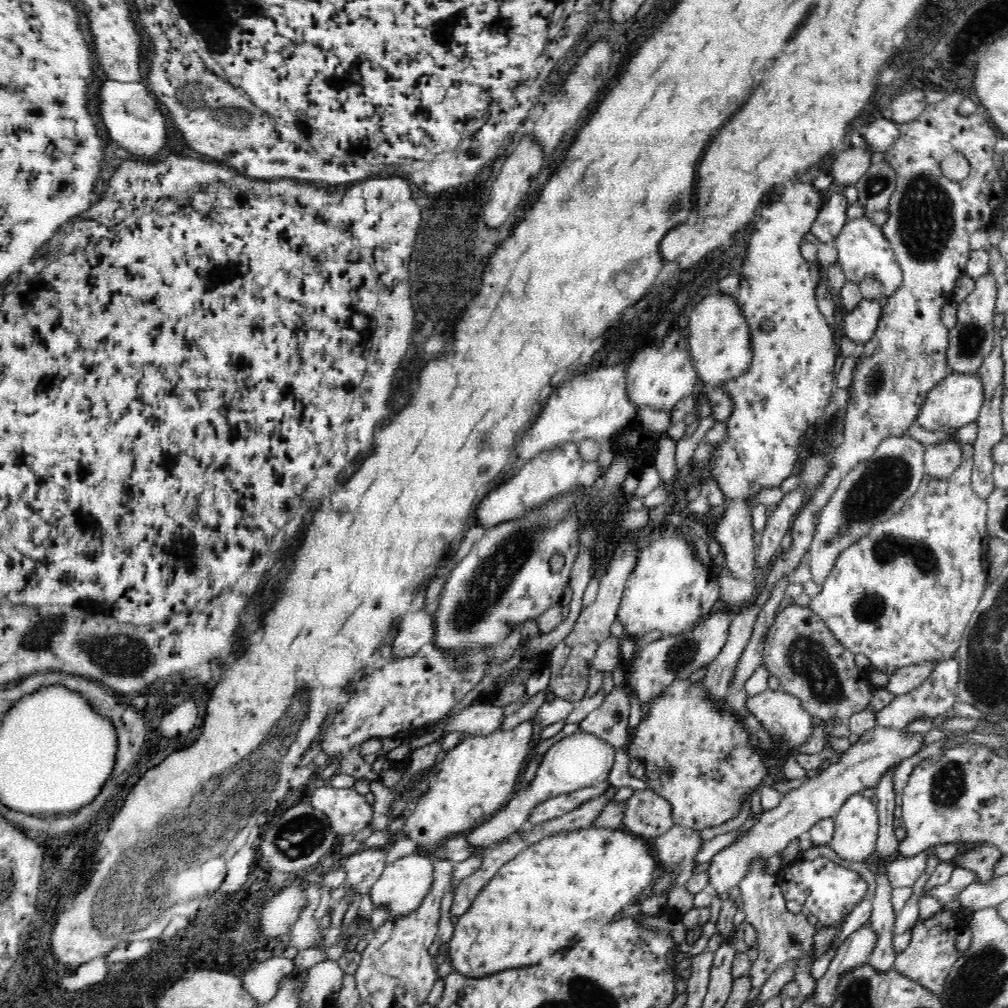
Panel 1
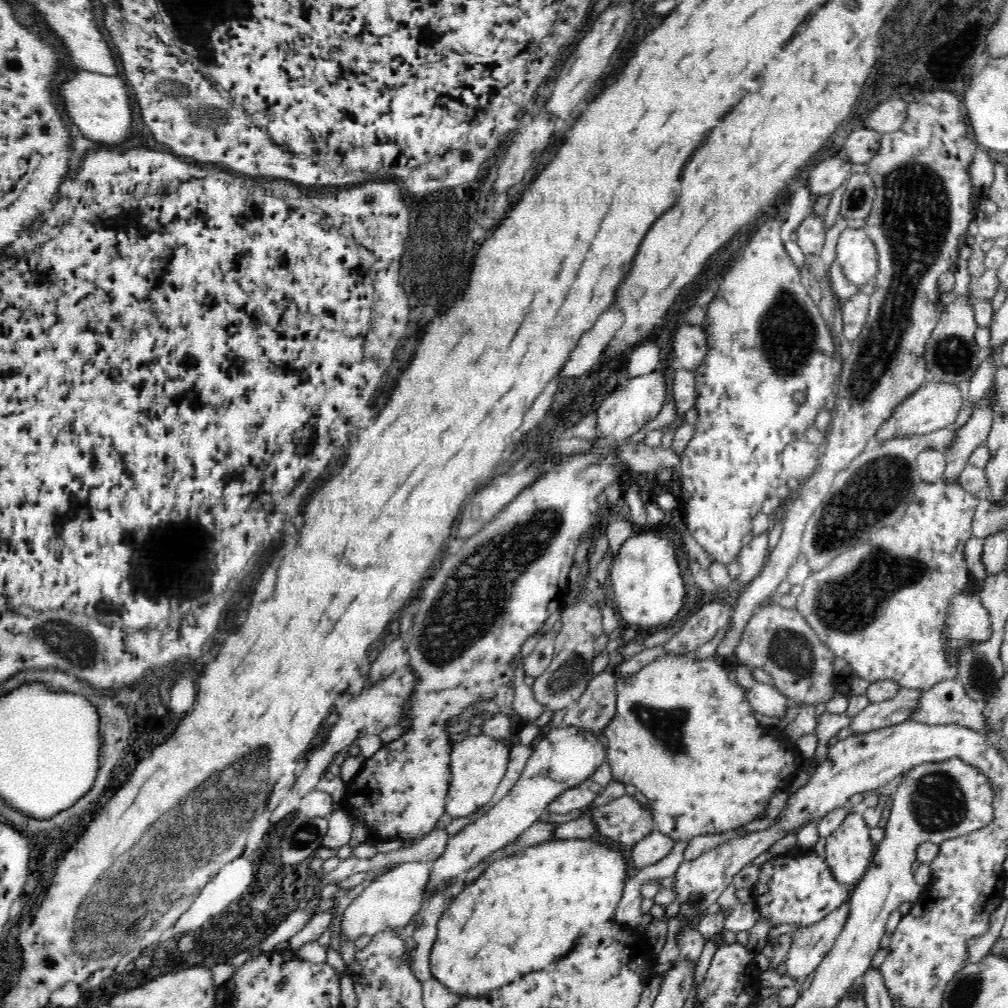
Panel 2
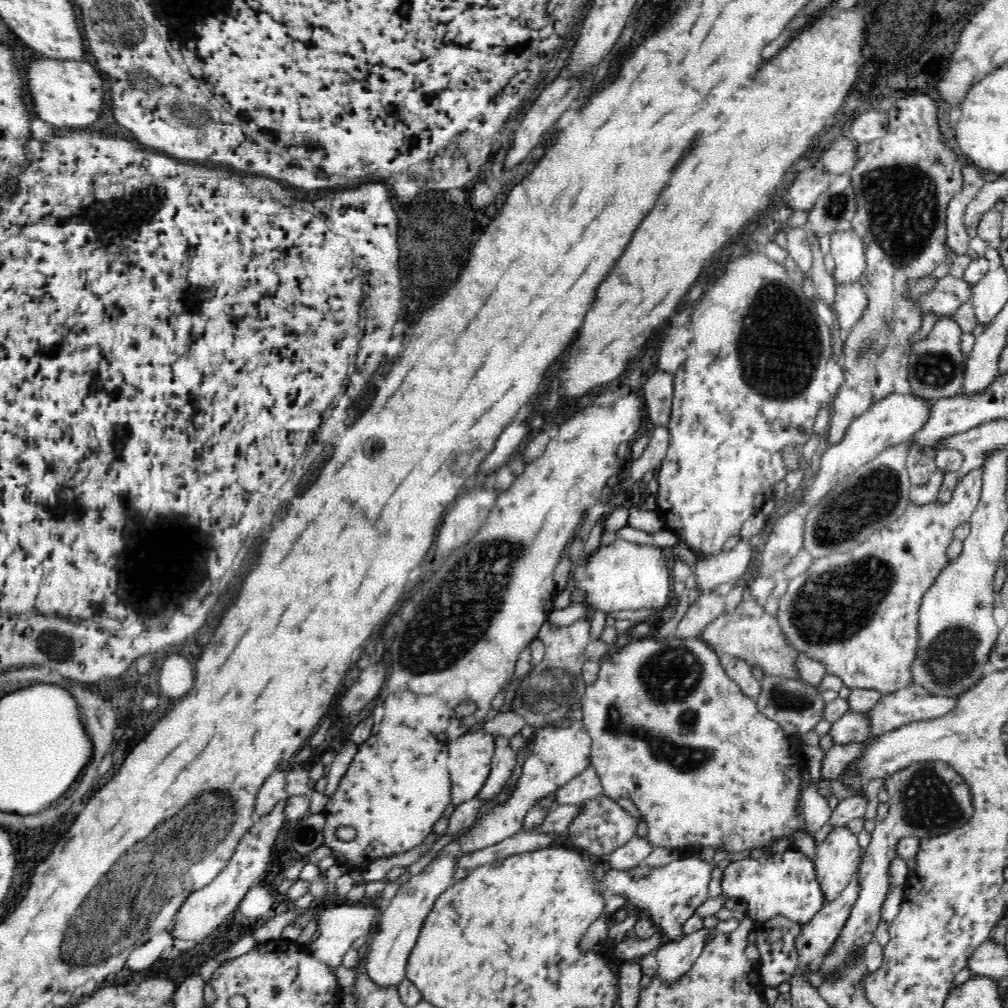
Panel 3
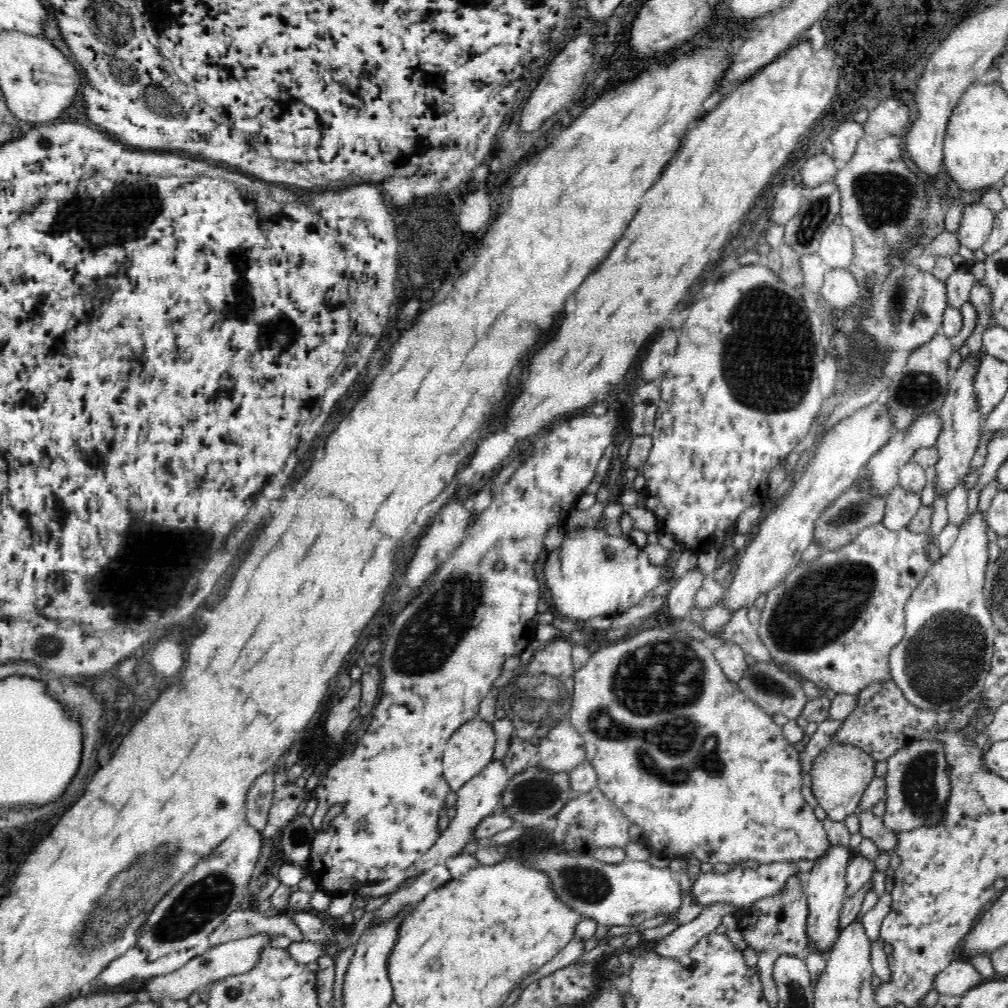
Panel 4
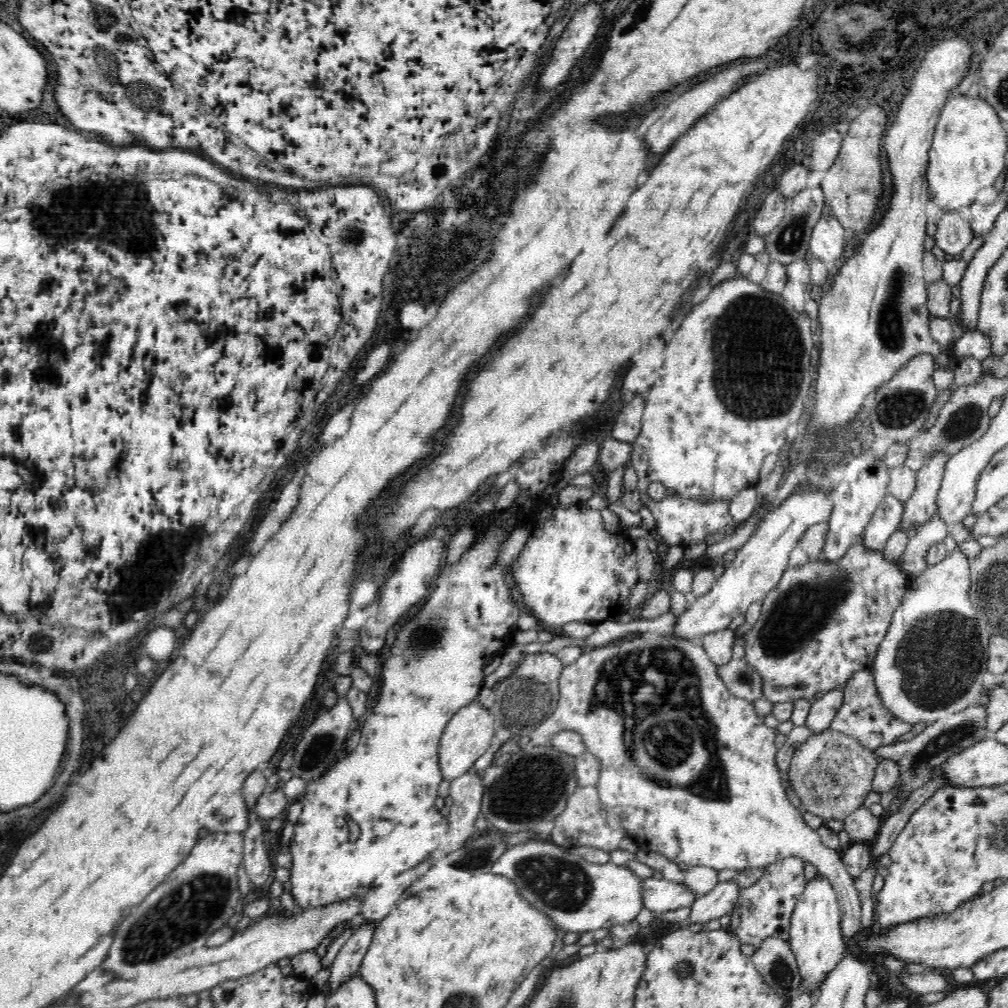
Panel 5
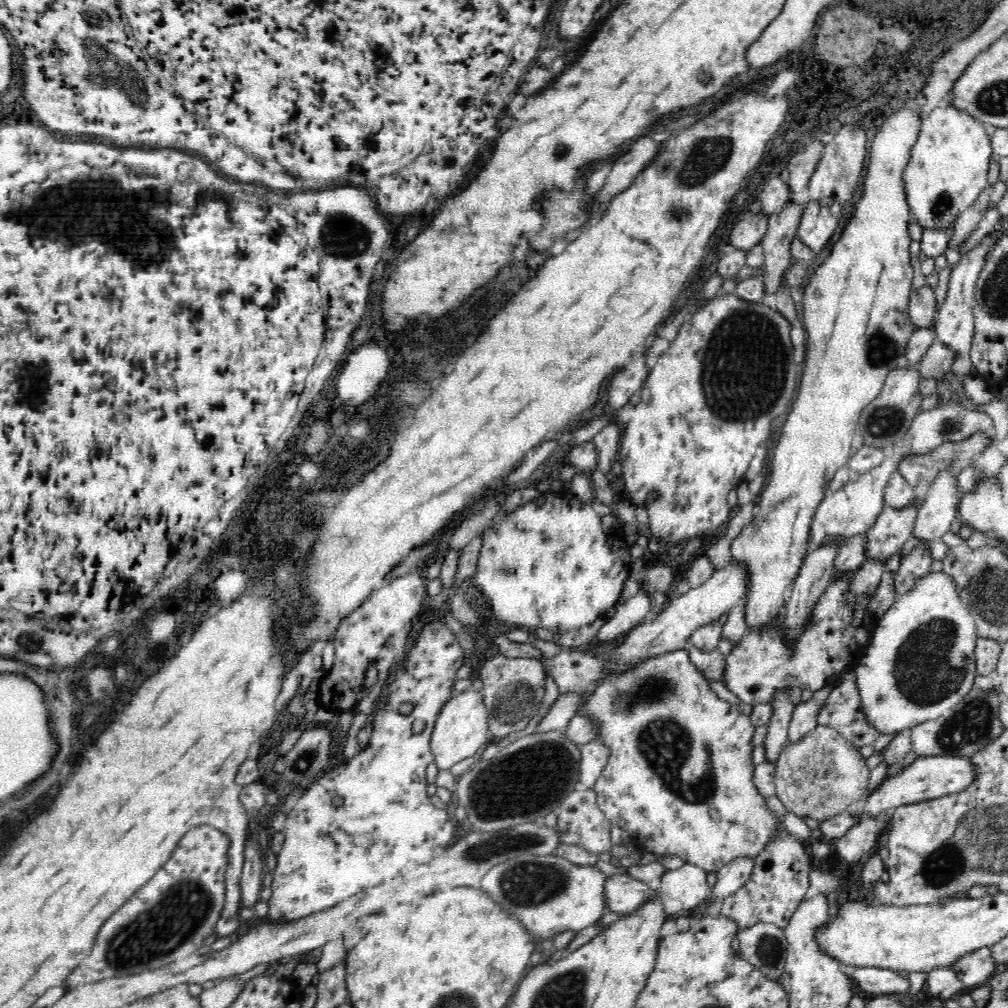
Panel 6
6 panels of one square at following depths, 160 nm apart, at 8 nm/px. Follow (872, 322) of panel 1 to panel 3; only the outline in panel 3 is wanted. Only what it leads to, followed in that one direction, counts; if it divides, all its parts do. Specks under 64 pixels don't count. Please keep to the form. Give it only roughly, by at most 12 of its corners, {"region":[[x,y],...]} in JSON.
{"region":[[859,283],[836,284],[832,311],[850,331],[868,305]]}

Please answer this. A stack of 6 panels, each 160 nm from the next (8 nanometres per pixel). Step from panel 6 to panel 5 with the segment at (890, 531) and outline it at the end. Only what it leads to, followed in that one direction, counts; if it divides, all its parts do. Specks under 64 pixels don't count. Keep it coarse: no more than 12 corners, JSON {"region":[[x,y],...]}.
{"region":[[932,453],[916,471],[896,531],[908,532],[936,514],[950,455]]}

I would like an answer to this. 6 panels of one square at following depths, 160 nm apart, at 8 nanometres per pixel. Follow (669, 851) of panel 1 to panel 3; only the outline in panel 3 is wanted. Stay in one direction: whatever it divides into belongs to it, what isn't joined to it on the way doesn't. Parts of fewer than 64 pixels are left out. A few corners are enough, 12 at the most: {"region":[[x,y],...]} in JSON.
{"region":[[634,837],[616,847],[604,861],[618,871],[644,864],[655,846]]}

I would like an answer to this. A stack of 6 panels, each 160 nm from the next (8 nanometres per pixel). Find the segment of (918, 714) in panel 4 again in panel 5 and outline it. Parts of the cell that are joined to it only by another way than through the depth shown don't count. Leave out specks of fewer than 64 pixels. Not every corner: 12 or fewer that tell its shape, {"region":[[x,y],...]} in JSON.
{"region":[[856,672],[829,729],[875,751],[912,725],[881,708],[872,672]]}

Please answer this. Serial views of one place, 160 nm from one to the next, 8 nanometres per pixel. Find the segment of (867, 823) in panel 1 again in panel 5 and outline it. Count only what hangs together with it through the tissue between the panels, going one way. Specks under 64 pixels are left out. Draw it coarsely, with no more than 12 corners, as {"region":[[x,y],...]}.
{"region":[[807,881],[789,943],[804,992],[818,993],[845,953],[836,891]]}

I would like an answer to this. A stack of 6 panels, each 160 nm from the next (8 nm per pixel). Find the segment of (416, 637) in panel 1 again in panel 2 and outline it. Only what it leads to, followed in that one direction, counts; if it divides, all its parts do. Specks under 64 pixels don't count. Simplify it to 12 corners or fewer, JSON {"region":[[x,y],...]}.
{"region":[[402,638],[386,642],[367,673],[367,683],[408,665]]}

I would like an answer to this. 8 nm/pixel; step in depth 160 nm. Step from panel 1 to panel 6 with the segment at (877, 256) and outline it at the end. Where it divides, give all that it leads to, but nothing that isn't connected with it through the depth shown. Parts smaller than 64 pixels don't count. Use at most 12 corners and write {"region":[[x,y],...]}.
{"region":[[809,199],[797,236],[815,254],[840,230],[828,207]]}

